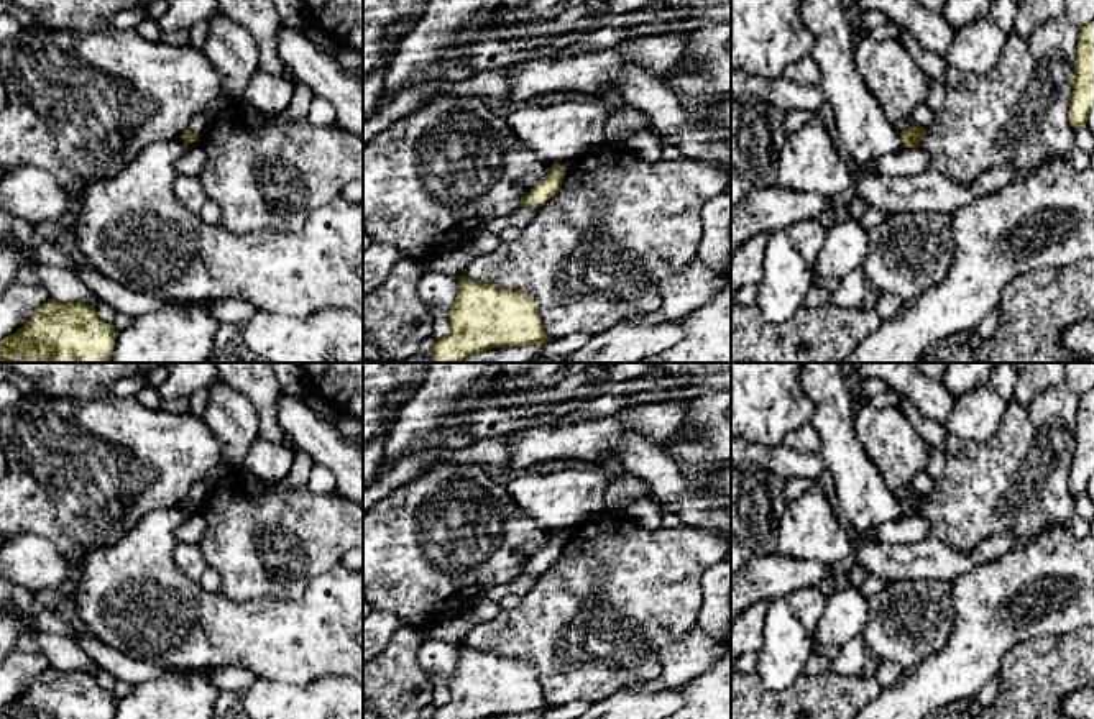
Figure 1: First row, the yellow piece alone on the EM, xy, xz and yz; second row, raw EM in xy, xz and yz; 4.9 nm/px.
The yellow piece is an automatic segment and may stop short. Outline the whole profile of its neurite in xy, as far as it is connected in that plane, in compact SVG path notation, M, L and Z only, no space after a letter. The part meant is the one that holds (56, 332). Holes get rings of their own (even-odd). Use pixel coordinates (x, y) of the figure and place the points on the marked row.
M49 299L13 335L0 340L0 363L110 363L117 332L84 302L59 304Z

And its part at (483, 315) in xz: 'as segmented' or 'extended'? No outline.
as segmented

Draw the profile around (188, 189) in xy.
M177 174L172 182L172 192L177 202L194 213L199 213L209 200L204 185L197 176Z

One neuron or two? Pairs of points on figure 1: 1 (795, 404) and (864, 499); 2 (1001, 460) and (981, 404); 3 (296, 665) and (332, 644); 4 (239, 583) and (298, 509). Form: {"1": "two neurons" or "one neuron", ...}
{"1": "two neurons", "2": "two neurons", "3": "one neuron", "4": "one neuron"}

